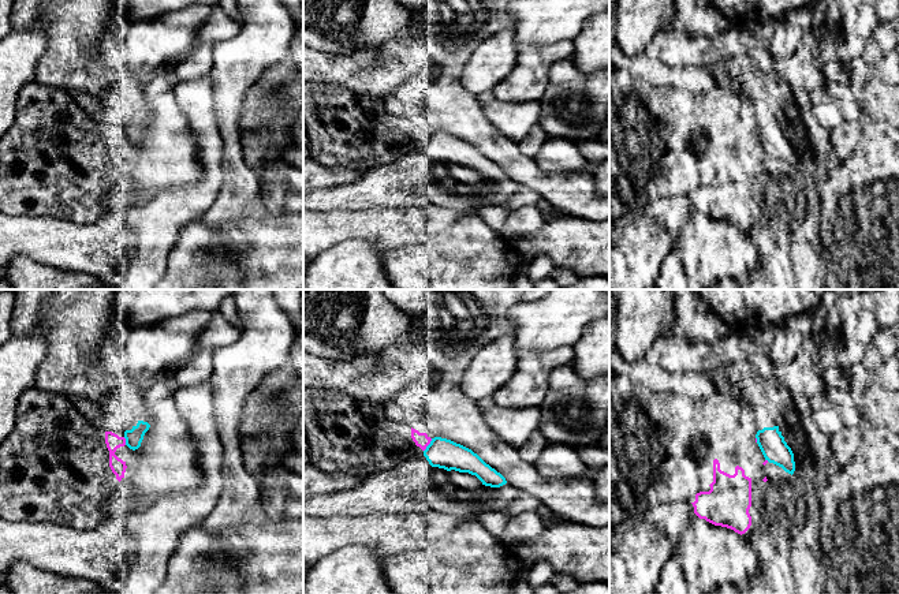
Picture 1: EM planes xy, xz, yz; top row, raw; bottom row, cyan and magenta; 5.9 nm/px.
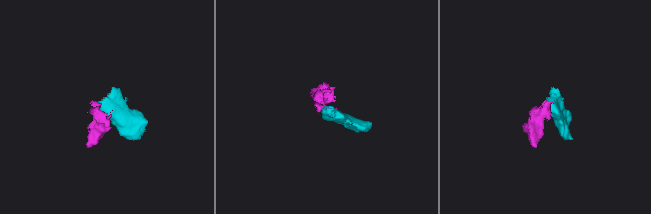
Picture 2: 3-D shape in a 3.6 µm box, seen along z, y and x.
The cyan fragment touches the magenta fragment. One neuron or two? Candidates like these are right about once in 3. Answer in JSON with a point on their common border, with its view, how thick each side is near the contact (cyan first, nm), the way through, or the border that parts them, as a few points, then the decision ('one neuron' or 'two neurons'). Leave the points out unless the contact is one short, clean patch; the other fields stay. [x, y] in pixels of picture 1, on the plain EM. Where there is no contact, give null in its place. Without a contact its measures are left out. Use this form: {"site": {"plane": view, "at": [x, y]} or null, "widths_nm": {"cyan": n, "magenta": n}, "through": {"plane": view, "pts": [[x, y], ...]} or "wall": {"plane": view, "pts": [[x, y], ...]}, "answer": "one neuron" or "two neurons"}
{"site": {"plane": "xz", "at": [428, 139]}, "widths_nm": {"cyan": 180, "magenta": 90}, "answer": "two neurons"}

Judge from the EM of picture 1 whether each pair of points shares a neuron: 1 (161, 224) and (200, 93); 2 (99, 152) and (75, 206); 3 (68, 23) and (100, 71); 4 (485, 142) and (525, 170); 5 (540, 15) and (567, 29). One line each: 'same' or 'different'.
1: same
2: same
3: same
4: same
5: same

